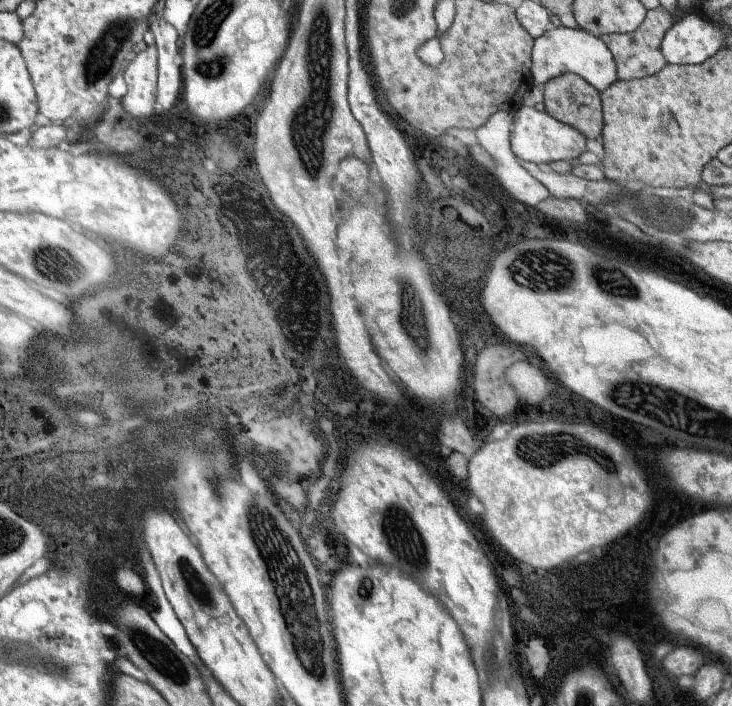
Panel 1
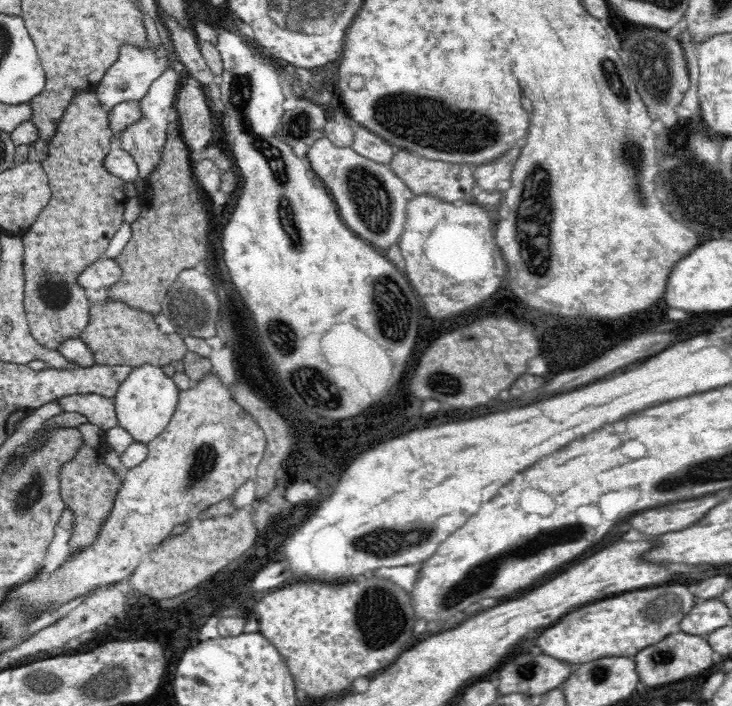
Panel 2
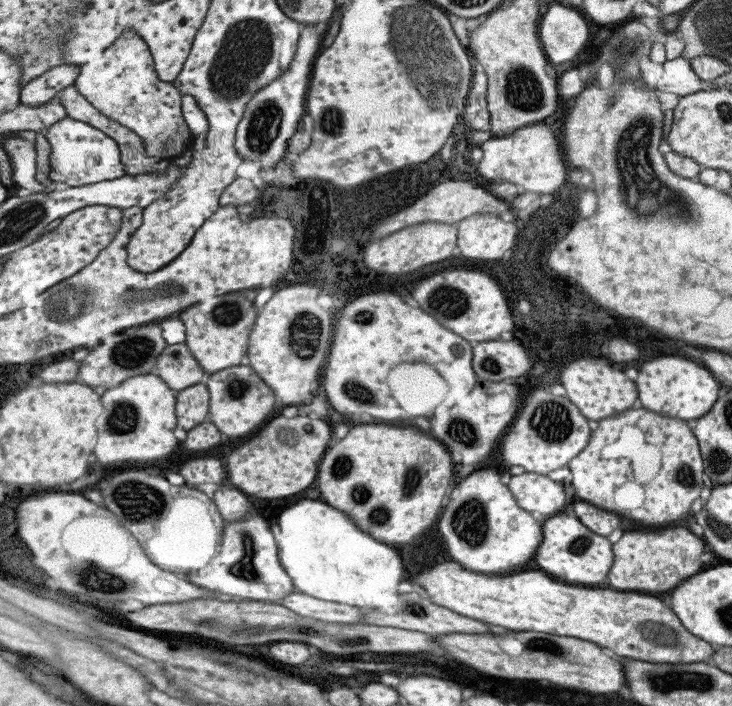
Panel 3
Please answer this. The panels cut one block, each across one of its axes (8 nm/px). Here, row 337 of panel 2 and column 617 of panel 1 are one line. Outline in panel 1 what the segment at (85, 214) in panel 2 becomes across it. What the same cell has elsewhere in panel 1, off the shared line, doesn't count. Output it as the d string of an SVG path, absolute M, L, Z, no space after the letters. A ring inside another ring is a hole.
M657 7L646 12L645 18L639 24L637 30L633 30L629 34L605 34L605 36L600 36L615 56L617 70L619 70L619 81L639 80L662 70L666 65L666 60L663 58L662 52L659 52L659 44L666 32L673 26L673 14Z

